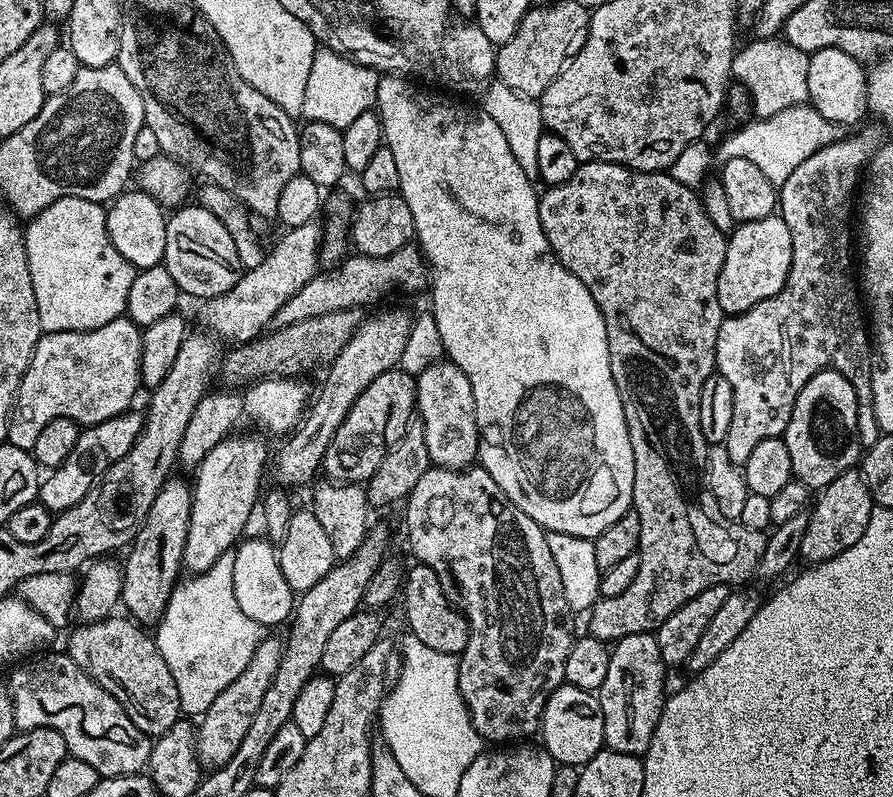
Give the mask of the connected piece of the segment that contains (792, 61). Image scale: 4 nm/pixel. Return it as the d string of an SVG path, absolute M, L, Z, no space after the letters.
M755 38L744 49L741 47L732 58L732 75L742 87L748 91L752 99L752 108L757 117L763 118L778 114L780 110L786 110L795 104L802 104L807 101L808 87L806 86L806 70L810 70L808 61L809 53L798 50L796 46L790 46L783 38Z

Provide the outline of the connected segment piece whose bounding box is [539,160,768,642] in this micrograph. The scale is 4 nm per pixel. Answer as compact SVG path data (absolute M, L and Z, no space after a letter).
M590 160L581 163L566 178L566 182L545 187L539 193L540 221L542 230L554 250L554 254L590 290L602 318L606 322L606 338L610 350L610 374L614 374L614 382L618 386L618 394L622 398L622 410L626 414L626 426L630 430L630 446L634 446L634 494L632 495L632 508L638 514L638 522L642 522L642 534L640 535L640 547L638 555L638 574L634 574L634 582L622 590L617 596L606 596L596 601L587 613L587 631L594 638L605 642L615 642L630 634L642 634L643 632L655 633L656 629L678 610L690 598L702 594L702 590L710 590L715 584L740 586L743 580L753 579L758 562L762 558L762 550L766 550L768 536L758 530L750 530L738 522L721 522L717 519L716 500L712 497L707 487L684 488L680 492L680 484L700 484L704 466L708 462L708 446L702 434L700 425L700 399L702 398L702 386L706 386L706 378L710 378L716 372L716 343L720 327L725 320L722 306L718 306L718 274L722 270L722 262L726 258L726 246L728 245L725 233L710 222L706 214L701 197L691 188L687 188L681 182L676 182L667 171L638 172L634 168L626 168L623 164L603 164L600 160Z

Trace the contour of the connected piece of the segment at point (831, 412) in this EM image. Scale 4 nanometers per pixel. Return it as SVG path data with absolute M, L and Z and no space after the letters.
M832 368L814 374L806 386L798 394L794 402L794 410L790 414L790 422L786 426L783 437L786 450L790 450L790 466L795 480L802 482L813 490L825 488L834 478L843 472L851 472L857 467L862 456L860 443L860 403L854 394L854 386L841 372Z

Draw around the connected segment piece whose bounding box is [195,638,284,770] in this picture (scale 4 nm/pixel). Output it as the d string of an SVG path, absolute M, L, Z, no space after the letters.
M266 638L254 652L254 658L250 660L250 666L242 670L242 674L199 717L196 733L196 758L200 761L200 767L204 770L215 770L222 767L238 750L242 738L250 730L250 722L254 722L254 714L258 714L258 706L262 706L262 698L266 698L266 690L274 682L274 676L278 674L278 662L284 653L284 645L278 639Z

